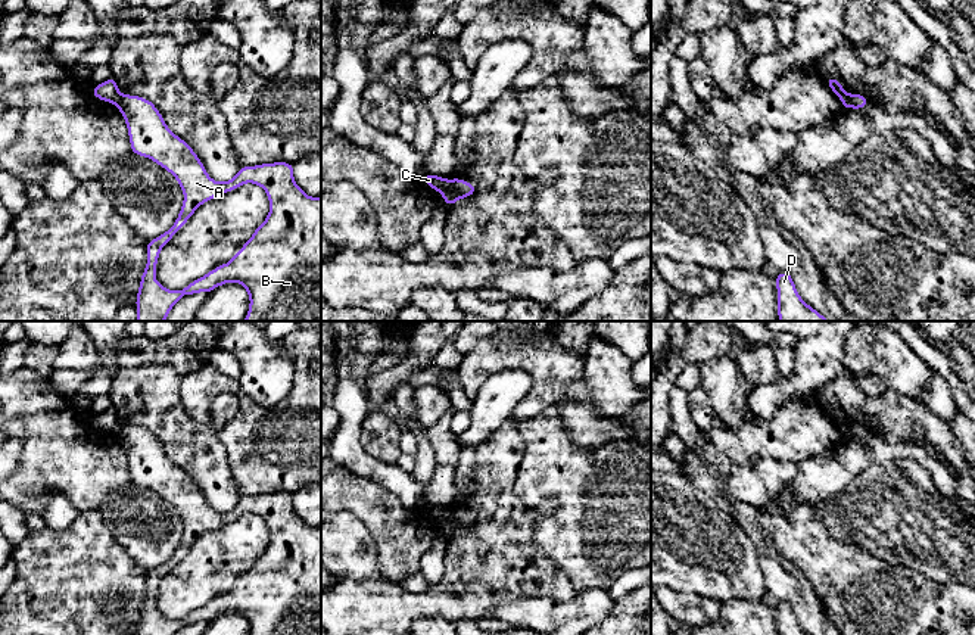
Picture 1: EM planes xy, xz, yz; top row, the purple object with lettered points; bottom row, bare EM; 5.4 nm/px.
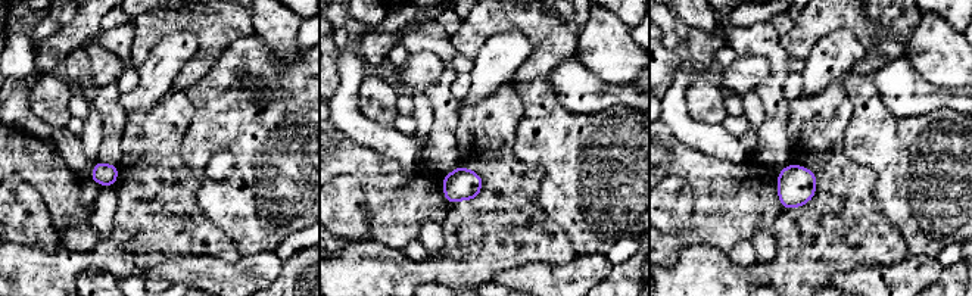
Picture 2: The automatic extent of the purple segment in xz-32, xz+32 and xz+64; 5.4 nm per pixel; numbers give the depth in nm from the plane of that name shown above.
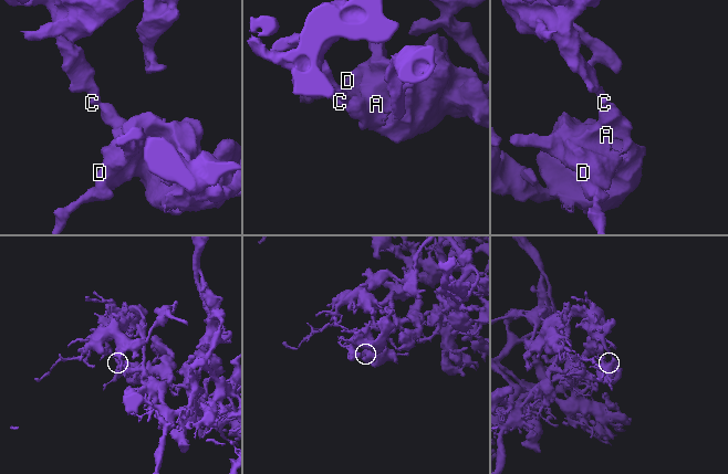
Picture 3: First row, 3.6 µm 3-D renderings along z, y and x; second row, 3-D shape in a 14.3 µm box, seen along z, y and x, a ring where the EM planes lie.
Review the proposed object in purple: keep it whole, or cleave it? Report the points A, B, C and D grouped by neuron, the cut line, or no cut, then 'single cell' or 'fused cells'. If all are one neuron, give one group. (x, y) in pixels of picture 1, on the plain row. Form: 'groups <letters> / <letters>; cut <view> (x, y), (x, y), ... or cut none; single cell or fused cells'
groups A B D / C; cut xz (449, 511), (449, 516), (442, 523); fused cells

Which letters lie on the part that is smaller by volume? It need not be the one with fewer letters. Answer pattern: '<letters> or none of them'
A, B, D

